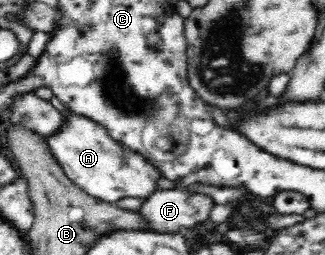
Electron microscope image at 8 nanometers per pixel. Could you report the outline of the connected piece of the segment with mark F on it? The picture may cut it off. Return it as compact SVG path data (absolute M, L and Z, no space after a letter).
M180 188L158 189L148 197L139 213L156 232L177 234L185 228L207 222L215 205L211 197L202 193L188 193Z

